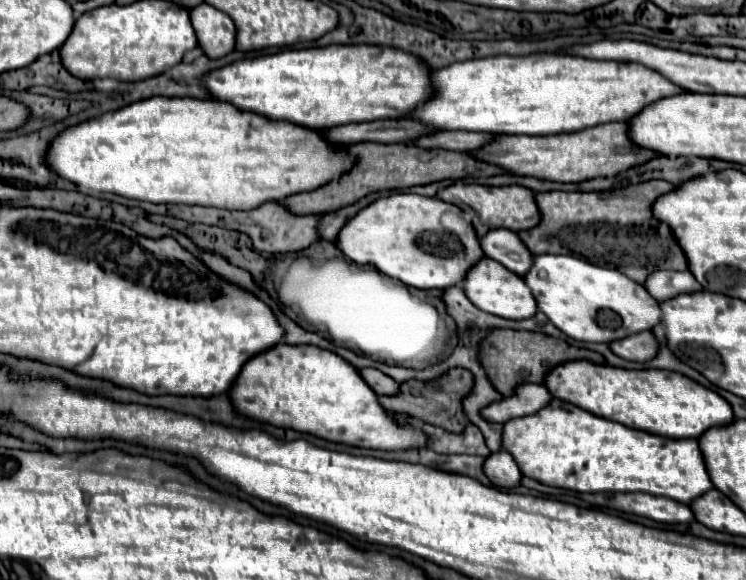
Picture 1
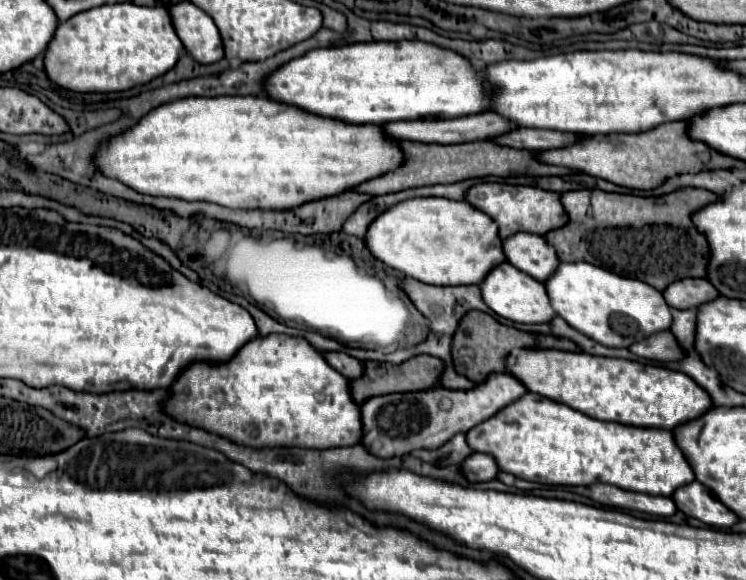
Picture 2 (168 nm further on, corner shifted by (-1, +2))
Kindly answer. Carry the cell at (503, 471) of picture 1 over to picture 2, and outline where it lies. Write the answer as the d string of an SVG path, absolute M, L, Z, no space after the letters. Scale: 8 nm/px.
M472 453L468 459L462 463L462 471L468 481L492 481L498 477L500 467L492 455L486 453Z

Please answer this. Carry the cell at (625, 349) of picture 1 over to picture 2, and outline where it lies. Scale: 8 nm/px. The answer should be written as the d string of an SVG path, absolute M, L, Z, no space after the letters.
M660 331L658 335L650 335L650 339L642 339L642 343L634 343L634 347L628 347L628 349L634 355L652 359L652 361L682 359L682 349L678 347L678 343L670 331Z

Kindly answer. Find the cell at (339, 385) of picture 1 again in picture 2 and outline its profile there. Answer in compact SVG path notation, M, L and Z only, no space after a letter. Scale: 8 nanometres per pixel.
M266 335L248 341L228 363L190 365L174 383L172 397L166 401L166 413L180 421L188 421L210 433L218 433L234 443L250 447L352 447L362 439L360 405L346 391L346 377L332 369L324 355L302 337Z

